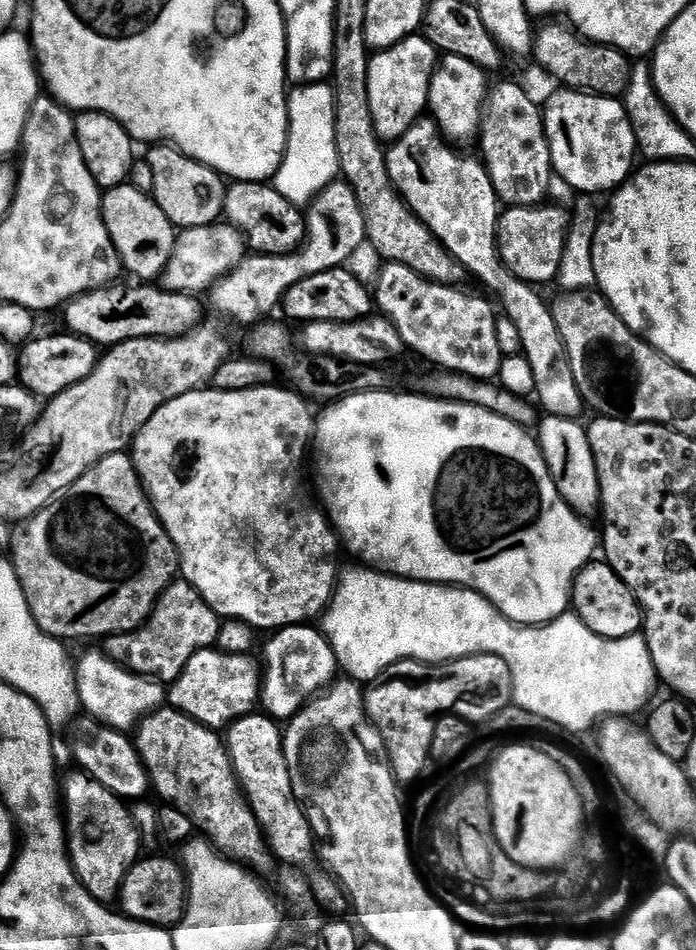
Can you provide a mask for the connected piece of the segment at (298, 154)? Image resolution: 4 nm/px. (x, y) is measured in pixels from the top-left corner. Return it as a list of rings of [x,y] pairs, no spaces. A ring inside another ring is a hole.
[[[328,82],[302,84],[288,92],[288,141],[274,186],[282,198],[297,206],[311,205],[325,186],[337,179],[340,170],[334,142],[334,94]]]

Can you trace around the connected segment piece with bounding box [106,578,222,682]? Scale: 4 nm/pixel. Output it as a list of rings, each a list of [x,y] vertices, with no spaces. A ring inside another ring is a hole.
[[[183,578],[173,580],[170,587],[160,595],[159,602],[148,616],[148,621],[132,632],[107,637],[107,655],[130,672],[155,678],[160,682],[171,682],[183,670],[191,656],[204,649],[211,649],[218,638],[222,620]]]

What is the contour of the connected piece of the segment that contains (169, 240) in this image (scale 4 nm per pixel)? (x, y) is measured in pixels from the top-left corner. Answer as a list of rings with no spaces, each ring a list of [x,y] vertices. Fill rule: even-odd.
[[[125,182],[103,193],[100,209],[106,222],[106,230],[120,256],[123,271],[140,282],[156,282],[164,275],[170,262],[170,254],[176,245],[178,229],[162,214],[149,193],[138,190],[131,182]]]

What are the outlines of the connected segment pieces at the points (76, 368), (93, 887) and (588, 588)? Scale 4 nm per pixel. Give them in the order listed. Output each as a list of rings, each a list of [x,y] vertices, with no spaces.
[[[61,330],[57,336],[38,336],[29,339],[23,345],[24,353],[21,351],[18,356],[19,379],[23,387],[36,396],[51,398],[62,394],[62,390],[90,378],[90,374],[98,366],[101,349],[86,337],[67,330]]]
[[[83,770],[62,780],[62,821],[66,829],[68,856],[82,886],[101,902],[113,901],[126,874],[141,859],[142,835],[129,805]]]
[[[606,562],[587,564],[576,575],[576,580],[572,583],[571,607],[587,628],[607,640],[637,635],[644,626],[644,612],[636,601],[635,594]]]

